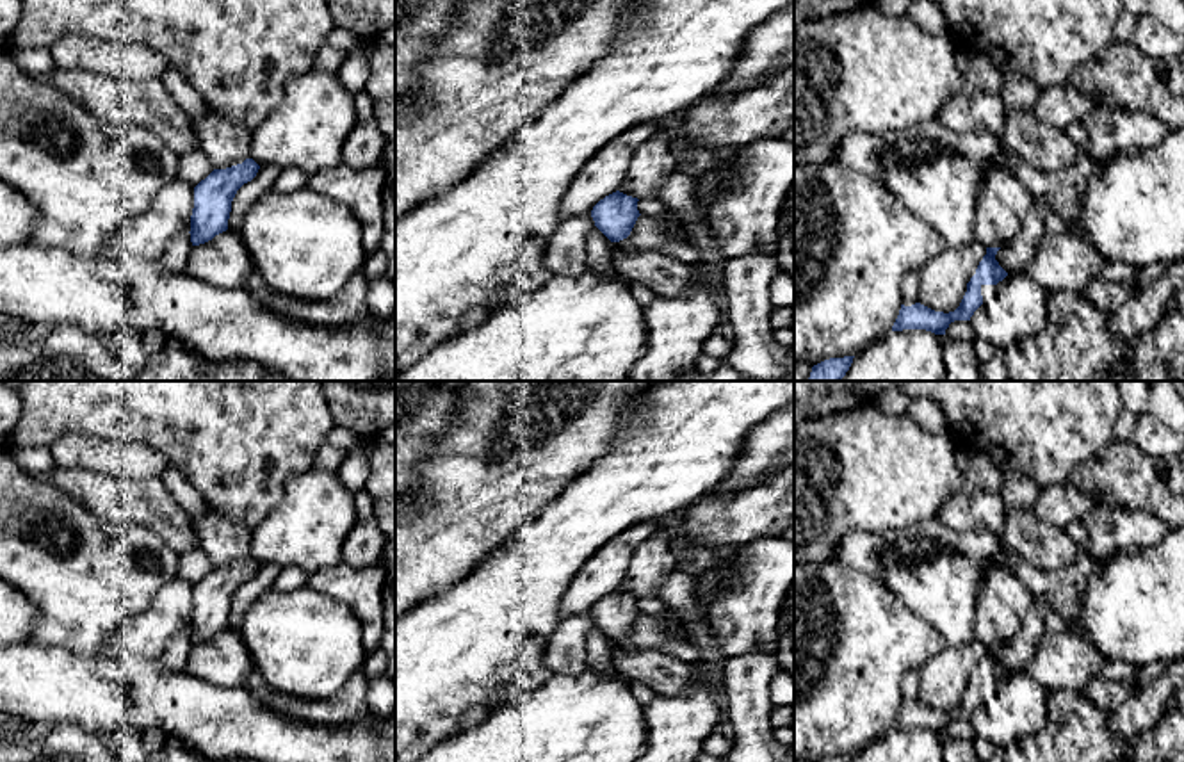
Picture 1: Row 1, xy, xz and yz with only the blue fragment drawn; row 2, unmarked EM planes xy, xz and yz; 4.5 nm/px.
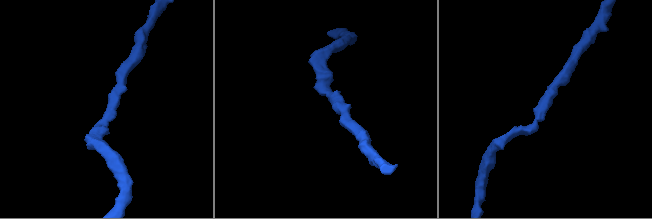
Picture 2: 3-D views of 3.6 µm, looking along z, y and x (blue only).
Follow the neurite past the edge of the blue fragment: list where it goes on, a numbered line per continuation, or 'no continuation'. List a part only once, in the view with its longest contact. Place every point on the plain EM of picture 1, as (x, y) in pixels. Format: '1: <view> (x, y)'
no continuation

